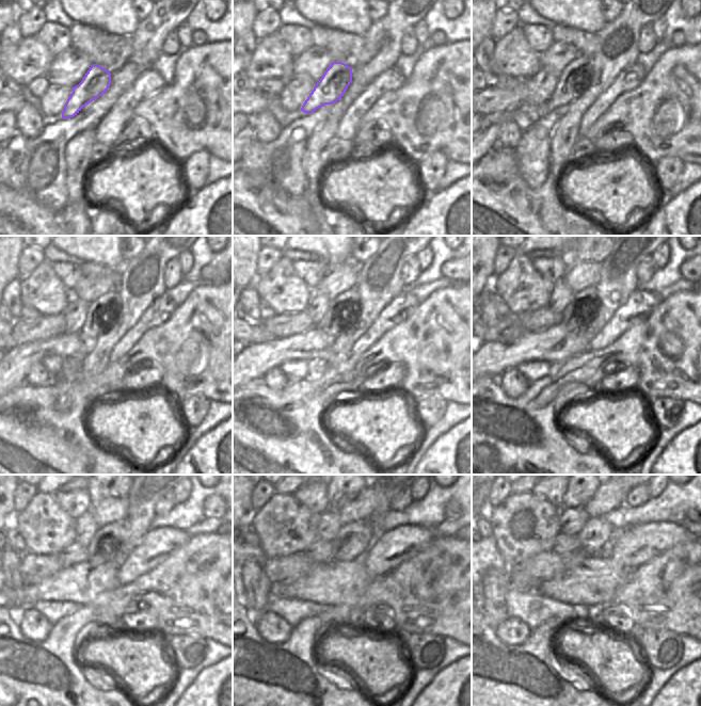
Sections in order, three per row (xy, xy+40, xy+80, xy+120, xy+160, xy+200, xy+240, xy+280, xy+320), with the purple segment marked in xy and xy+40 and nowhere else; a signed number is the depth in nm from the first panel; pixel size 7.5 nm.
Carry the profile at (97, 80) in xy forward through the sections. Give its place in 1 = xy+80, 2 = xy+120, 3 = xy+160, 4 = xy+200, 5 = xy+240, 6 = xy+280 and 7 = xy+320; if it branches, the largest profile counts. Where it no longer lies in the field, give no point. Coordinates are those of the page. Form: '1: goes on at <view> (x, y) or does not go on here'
1: goes on at xy+80 (575, 78)
2: goes on at xy+120 (93, 327)
3: goes on at xy+160 (332, 326)
4: goes on at xy+200 (586, 302)
5: goes on at xy+240 (109, 541)
6: goes on at xy+280 (354, 539)
7: goes on at xy+320 (594, 536)

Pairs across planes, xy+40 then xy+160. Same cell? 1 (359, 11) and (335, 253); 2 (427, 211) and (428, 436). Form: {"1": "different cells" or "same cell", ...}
{"1": "same cell", "2": "different cells"}

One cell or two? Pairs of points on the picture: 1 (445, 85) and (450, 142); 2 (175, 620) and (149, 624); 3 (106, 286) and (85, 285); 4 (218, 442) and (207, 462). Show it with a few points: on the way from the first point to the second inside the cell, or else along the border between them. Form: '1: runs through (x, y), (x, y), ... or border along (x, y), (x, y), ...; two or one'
1: runs through (450, 99), (450, 128); one
2: border along (140, 606), (148, 609), (155, 615), (157, 630); two
3: runs through (100, 286), (91, 286); one
4: runs through (217, 447), (217, 452), (212, 456); one

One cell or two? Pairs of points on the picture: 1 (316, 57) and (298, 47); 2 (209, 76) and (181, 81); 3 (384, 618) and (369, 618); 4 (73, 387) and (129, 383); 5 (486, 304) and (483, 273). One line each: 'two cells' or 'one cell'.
1: two cells
2: one cell
3: one cell
4: two cells
5: two cells

